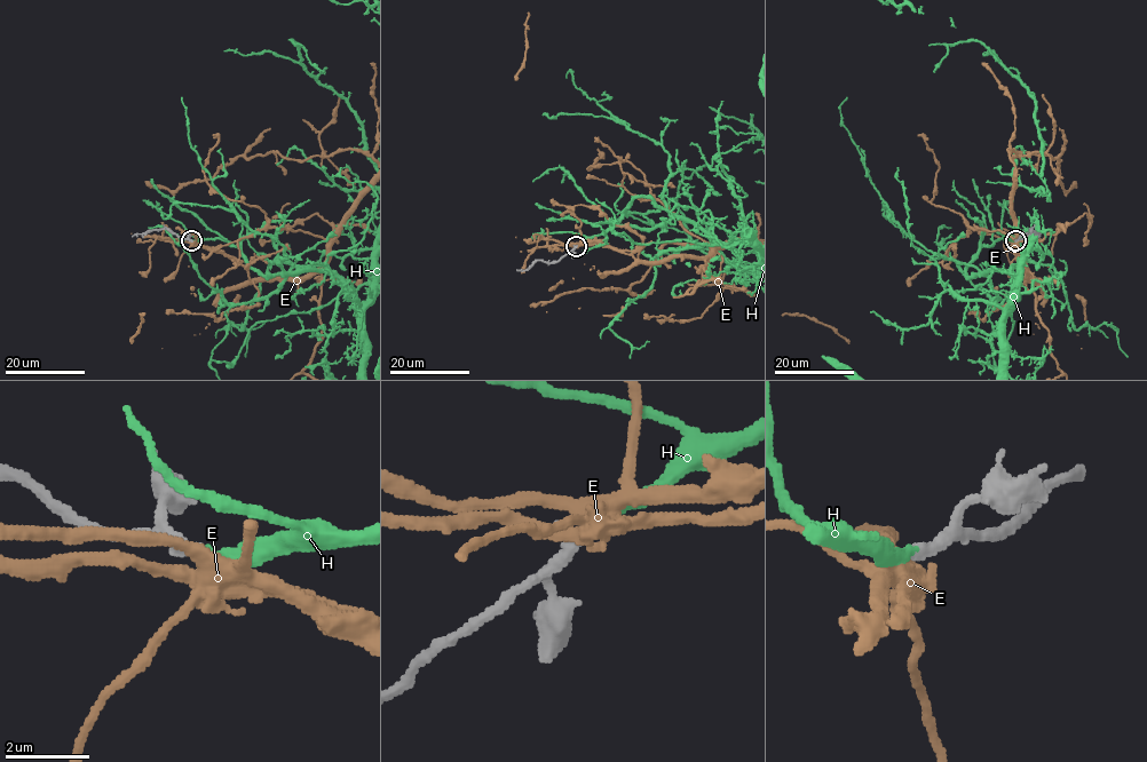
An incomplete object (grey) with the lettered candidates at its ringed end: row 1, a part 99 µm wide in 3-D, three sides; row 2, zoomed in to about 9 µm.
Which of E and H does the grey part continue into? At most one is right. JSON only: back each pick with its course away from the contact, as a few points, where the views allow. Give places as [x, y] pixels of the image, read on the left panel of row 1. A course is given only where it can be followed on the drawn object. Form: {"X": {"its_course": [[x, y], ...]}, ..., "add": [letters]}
{"add": ["H"]}

